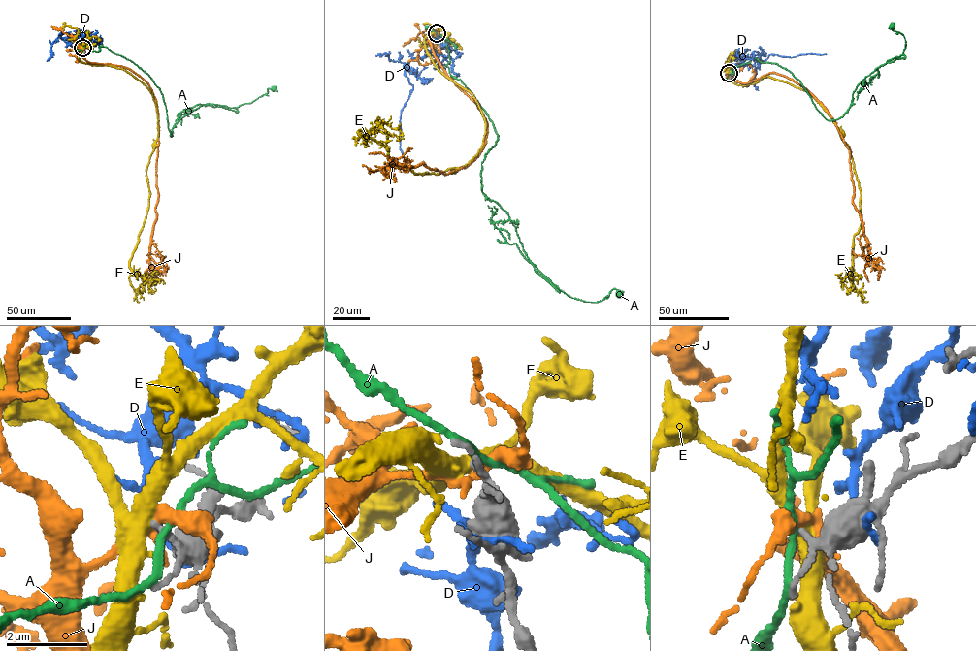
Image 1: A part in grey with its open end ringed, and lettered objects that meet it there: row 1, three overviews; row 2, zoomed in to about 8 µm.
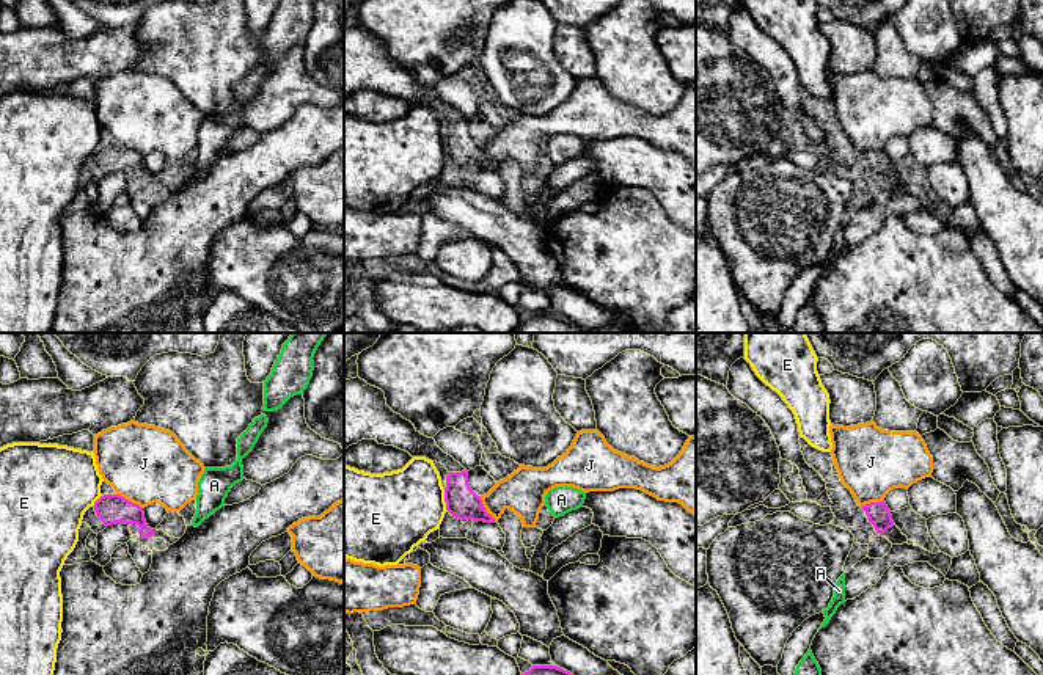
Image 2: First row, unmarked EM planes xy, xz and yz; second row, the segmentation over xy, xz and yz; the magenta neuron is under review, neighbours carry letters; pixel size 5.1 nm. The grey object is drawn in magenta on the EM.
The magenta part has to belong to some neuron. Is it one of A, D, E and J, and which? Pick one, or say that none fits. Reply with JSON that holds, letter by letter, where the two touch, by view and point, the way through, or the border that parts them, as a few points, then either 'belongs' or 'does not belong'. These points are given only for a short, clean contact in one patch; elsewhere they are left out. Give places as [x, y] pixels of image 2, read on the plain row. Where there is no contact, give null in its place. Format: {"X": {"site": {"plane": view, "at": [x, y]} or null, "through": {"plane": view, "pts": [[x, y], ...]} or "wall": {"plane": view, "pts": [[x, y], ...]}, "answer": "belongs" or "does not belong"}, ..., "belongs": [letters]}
{"A": {"site": null, "answer": "does not belong"}, "D": {"site": null, "answer": "does not belong"}, "E": {"site": {"plane": "xz", "at": [445, 148]}, "wall": {"plane": "xz", "pts": [[443, 137], [443, 149], [448, 159]]}, "answer": "does not belong"}, "J": {"site": {"plane": "xy", "at": [129, 149]}, "wall": {"plane": "xy", "pts": [[117, 142], [143, 156]]}, "answer": "does not belong"}, "belongs": []}

